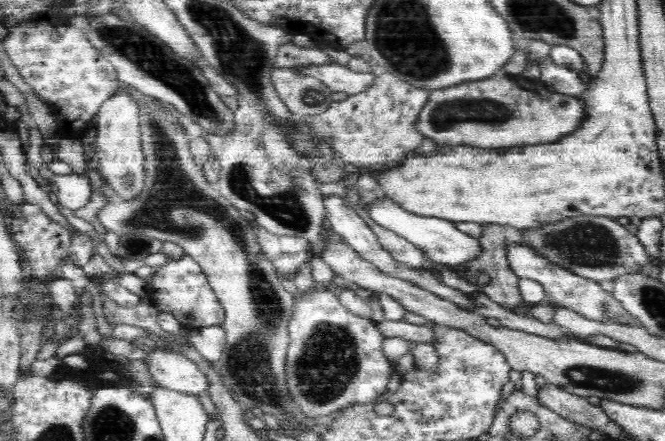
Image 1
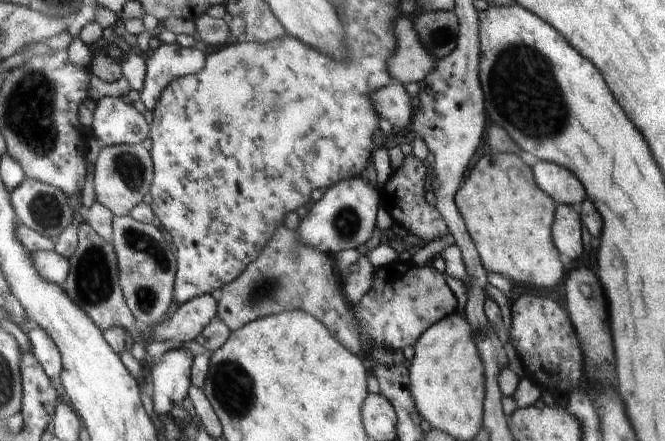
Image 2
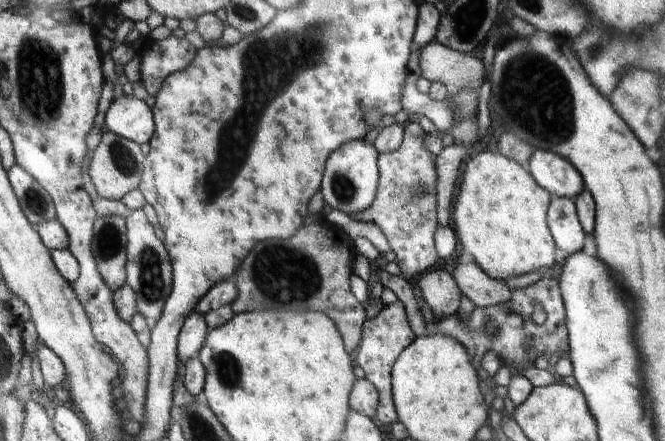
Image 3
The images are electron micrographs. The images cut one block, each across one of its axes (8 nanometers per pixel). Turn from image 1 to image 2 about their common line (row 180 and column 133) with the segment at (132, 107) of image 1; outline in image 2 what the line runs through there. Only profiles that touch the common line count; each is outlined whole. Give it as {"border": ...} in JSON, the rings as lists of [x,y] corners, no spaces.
{"border":[[[102,97],[96,102],[92,129],[101,147],[140,145],[149,137],[149,125],[132,102],[120,97]]]}

